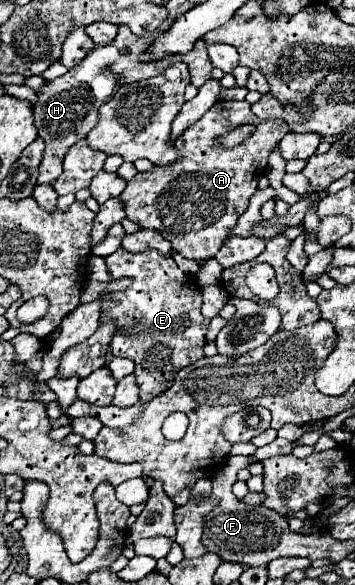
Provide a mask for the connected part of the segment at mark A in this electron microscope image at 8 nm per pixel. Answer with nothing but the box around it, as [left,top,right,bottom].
[120,101,288,259]

